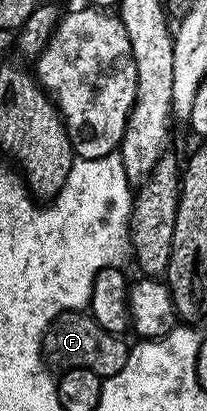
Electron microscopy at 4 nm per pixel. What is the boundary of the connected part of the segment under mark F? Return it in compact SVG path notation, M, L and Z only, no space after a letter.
M81 310L63 312L57 320L52 321L52 325L44 332L42 351L45 365L53 369L85 368L94 370L94 374L101 378L107 378L129 367L128 348L124 342L121 337L110 334L110 330L102 330L102 326L98 326L98 322L94 322L87 311Z

